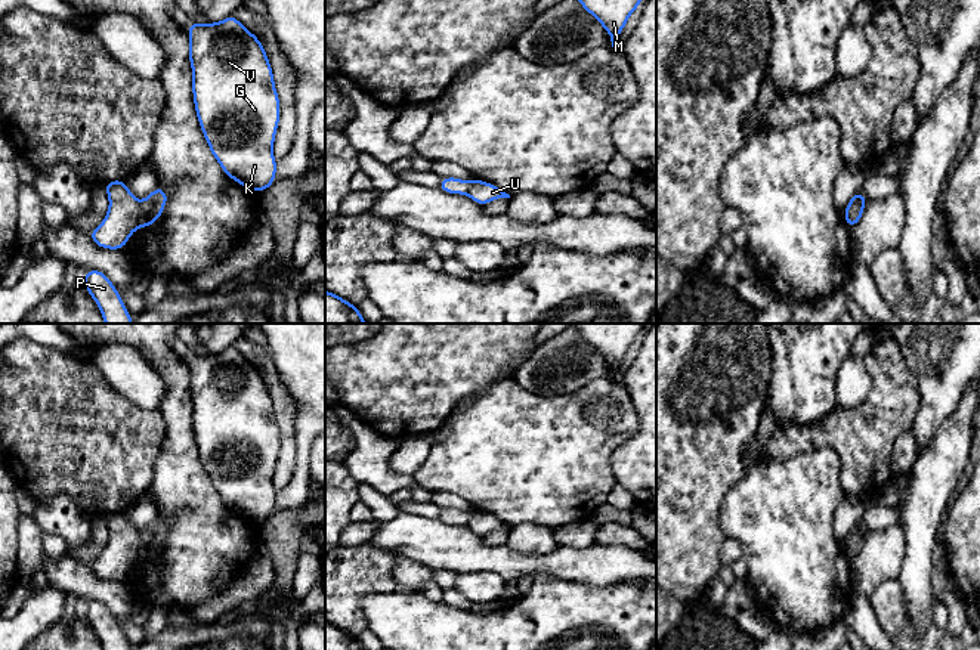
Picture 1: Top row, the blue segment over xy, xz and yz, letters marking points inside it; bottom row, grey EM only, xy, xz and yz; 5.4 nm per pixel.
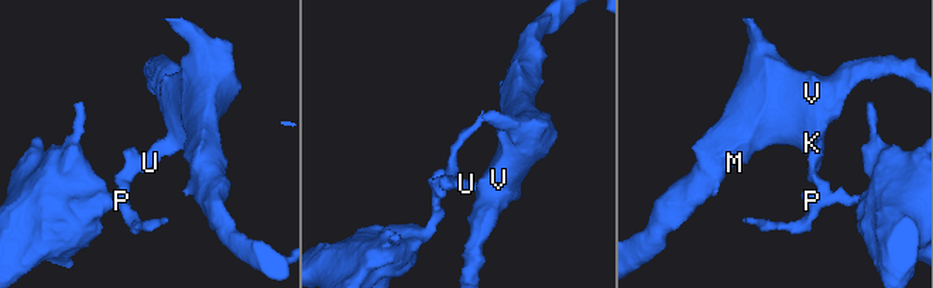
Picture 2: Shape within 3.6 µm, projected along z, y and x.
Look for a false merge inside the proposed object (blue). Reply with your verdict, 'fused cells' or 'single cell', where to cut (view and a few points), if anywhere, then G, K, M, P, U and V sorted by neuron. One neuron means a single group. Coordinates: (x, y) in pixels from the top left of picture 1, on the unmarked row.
fused cells; cut xy (138, 534), (142, 557); groups G K M U V / P

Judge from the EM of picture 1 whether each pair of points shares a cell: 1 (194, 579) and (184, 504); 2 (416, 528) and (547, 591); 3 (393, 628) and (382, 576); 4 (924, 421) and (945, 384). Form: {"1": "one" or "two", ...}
{"1": "one", "2": "two", "3": "two", "4": "one"}

